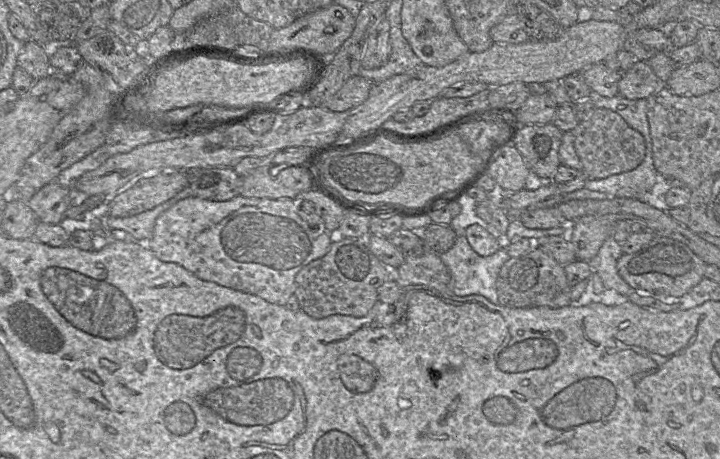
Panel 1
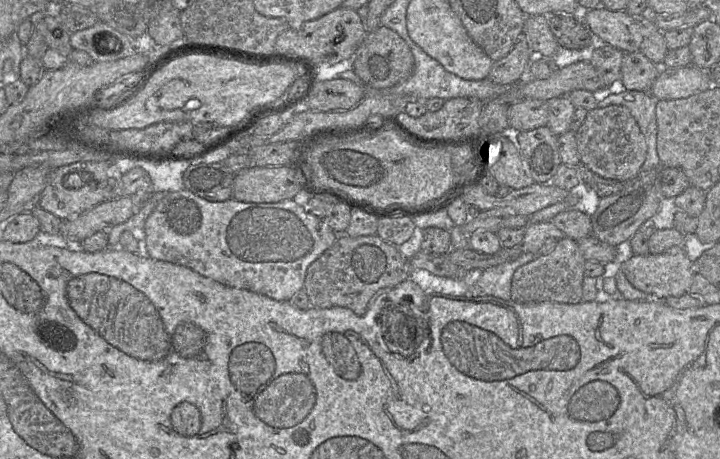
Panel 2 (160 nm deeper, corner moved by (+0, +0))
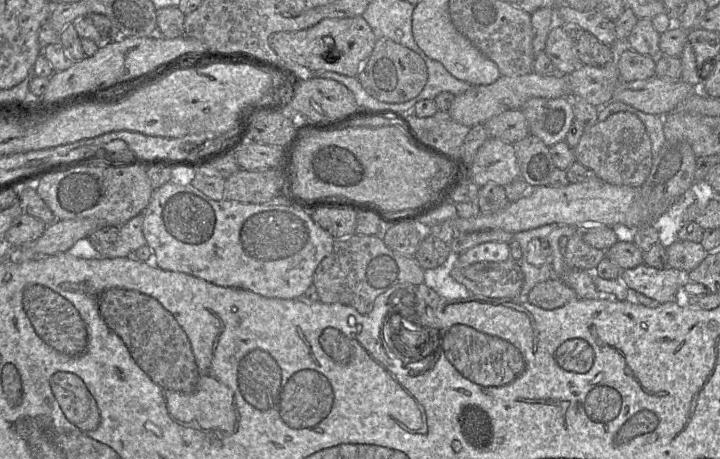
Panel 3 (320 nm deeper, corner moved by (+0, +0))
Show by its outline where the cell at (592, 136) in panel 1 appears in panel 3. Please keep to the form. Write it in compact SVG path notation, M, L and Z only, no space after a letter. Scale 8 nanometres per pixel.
M617 112L604 121L584 127L578 145L574 148L575 160L592 170L603 182L640 187L652 167L651 141L643 123L631 112Z

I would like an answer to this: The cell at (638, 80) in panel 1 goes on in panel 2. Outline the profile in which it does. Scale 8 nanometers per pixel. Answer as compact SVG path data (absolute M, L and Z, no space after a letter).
M640 51L624 53L619 88L649 92L662 66L656 66Z

